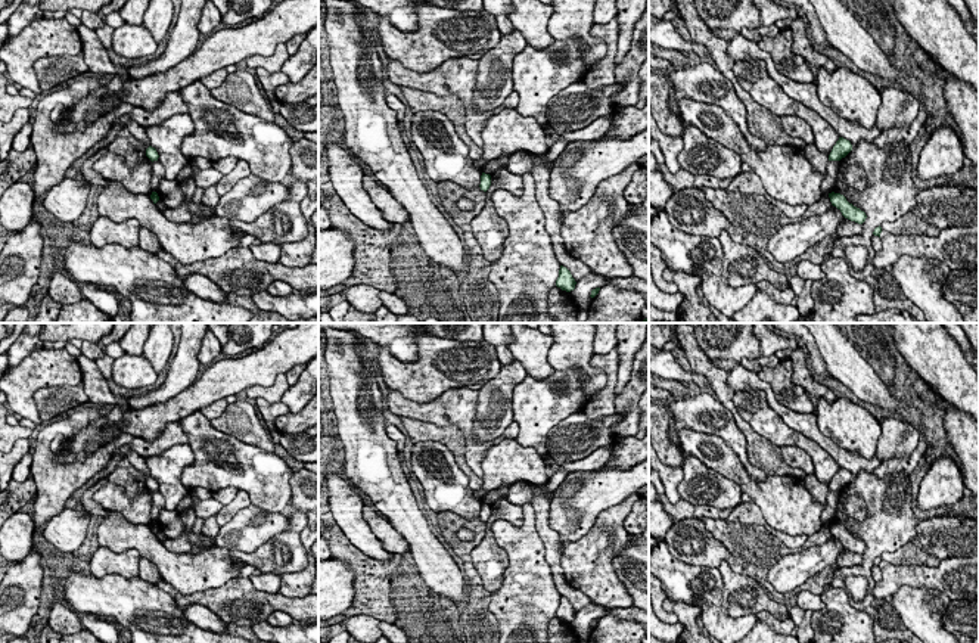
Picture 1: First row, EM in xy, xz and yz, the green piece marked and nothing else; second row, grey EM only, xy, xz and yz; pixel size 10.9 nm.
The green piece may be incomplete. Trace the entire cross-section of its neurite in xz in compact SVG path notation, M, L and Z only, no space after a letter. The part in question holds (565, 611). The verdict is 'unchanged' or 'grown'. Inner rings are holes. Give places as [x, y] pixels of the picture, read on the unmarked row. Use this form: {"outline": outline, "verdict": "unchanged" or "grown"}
{"outline": "M560 596L556 616L560 618L562 621L571 622L575 619L575 615L576 612L572 608L571 602L566 597Z", "verdict": "unchanged"}

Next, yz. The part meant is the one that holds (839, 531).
{"outline": "M832 522L829 524L829 528L832 535L836 537L845 549L858 555L863 555L865 552L865 543L849 534L843 525Z", "verdict": "unchanged"}

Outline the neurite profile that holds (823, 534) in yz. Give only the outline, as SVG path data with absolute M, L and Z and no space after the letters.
M823 525L817 532L806 537L806 541L804 544L805 549L811 546L821 546L832 537L829 525Z

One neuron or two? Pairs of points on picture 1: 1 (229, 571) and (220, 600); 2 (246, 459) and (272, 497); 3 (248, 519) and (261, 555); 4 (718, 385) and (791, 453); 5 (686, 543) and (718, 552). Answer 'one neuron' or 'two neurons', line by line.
1: two neurons
2: one neuron
3: two neurons
4: two neurons
5: one neuron

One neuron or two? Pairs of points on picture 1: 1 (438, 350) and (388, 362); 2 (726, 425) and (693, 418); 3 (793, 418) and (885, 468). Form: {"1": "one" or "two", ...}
{"1": "one", "2": "one", "3": "two"}

